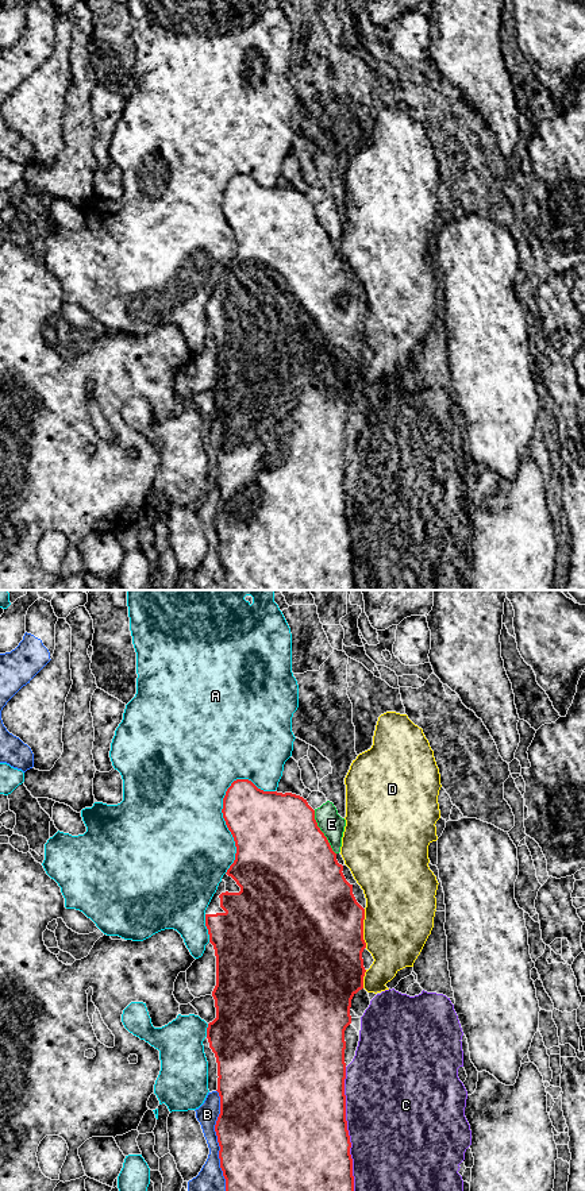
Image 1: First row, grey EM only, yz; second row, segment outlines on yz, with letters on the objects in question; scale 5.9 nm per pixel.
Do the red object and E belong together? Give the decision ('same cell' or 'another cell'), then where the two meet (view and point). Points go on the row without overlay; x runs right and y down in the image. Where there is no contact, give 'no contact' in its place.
another cell | yz (322, 227)

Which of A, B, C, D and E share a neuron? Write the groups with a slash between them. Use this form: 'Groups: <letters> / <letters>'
Groups: A / B / C / D / E

